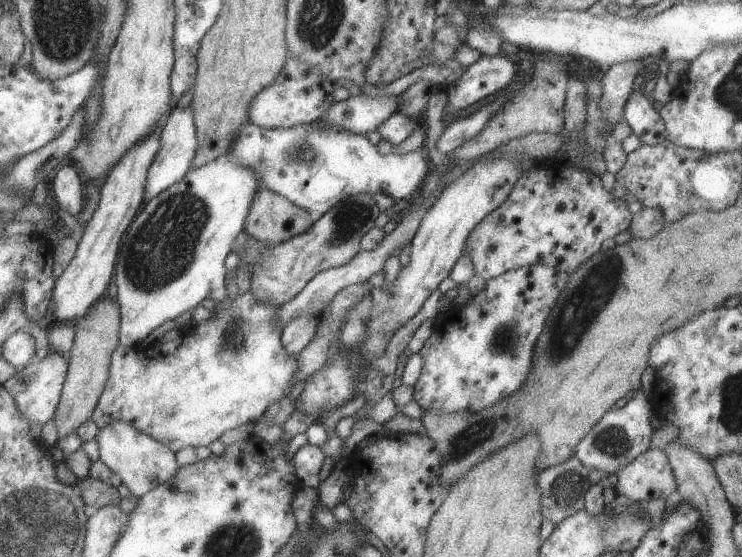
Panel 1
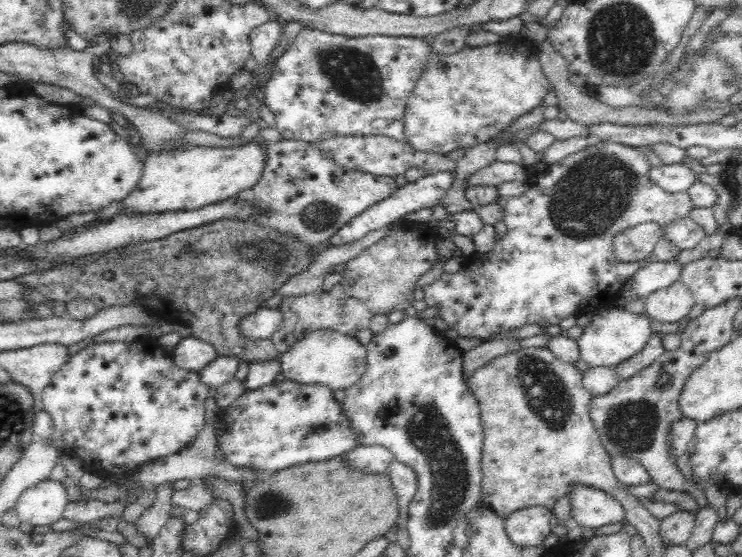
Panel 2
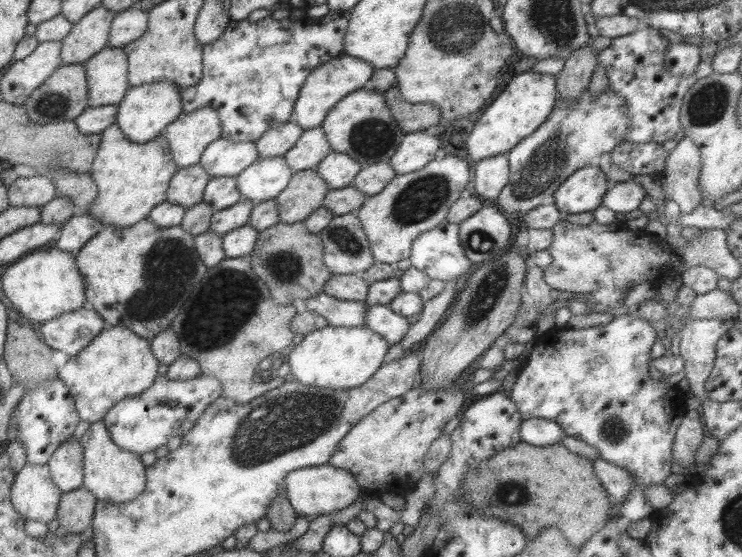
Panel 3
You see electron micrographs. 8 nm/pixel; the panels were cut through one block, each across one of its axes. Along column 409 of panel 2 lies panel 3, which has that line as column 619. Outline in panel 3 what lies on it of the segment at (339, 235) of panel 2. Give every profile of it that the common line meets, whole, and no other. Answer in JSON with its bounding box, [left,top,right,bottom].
[601,175,647,215]

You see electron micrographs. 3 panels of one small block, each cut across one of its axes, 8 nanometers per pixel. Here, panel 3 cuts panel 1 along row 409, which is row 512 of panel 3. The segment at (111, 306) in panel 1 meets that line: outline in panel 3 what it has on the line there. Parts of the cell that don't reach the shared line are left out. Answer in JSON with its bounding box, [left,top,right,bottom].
[56,487,96,533]

